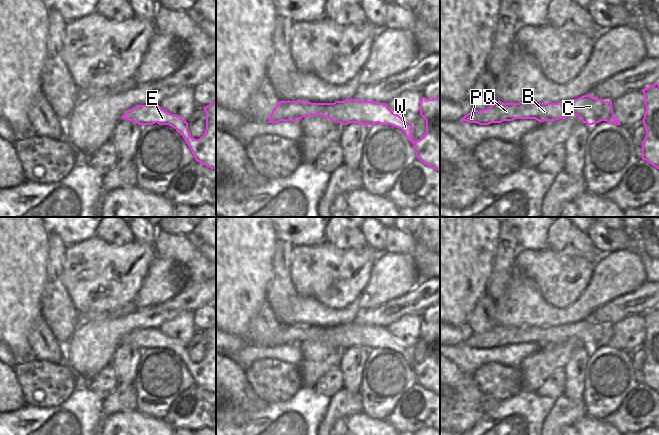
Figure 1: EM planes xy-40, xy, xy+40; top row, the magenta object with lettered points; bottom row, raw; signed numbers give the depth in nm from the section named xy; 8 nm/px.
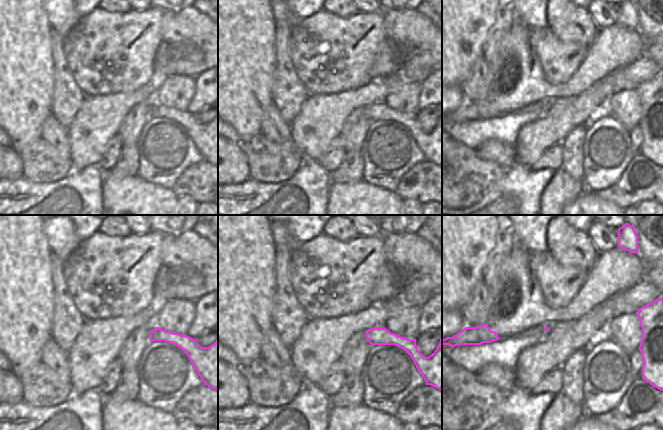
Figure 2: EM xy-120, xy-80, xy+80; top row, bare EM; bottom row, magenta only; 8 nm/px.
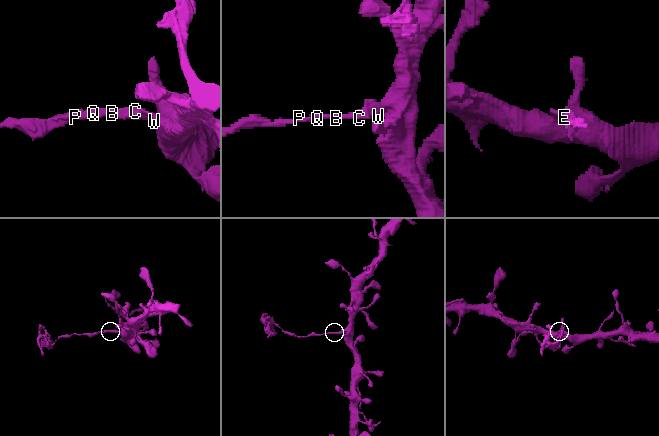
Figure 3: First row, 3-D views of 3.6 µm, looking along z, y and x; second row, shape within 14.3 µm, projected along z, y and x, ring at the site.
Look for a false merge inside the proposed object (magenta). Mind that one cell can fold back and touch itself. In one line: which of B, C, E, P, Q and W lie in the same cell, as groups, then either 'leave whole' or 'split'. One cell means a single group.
B P Q / C E W | split

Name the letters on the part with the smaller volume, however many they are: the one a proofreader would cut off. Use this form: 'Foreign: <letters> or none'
Foreign: B, P, Q

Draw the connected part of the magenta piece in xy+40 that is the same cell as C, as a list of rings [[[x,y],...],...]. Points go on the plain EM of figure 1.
[[[583,319],[577,323],[559,325],[554,336],[555,343],[565,343],[571,339],[577,339],[582,347],[593,349],[601,345],[607,345],[620,349],[612,334],[612,325],[603,325],[591,319]]]

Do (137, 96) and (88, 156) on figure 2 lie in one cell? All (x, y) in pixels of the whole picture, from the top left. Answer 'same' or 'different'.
same

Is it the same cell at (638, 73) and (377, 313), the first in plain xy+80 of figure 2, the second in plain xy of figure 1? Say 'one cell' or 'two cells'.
one cell

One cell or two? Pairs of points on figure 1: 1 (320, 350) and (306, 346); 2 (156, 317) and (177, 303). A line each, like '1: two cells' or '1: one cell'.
1: one cell
2: one cell

